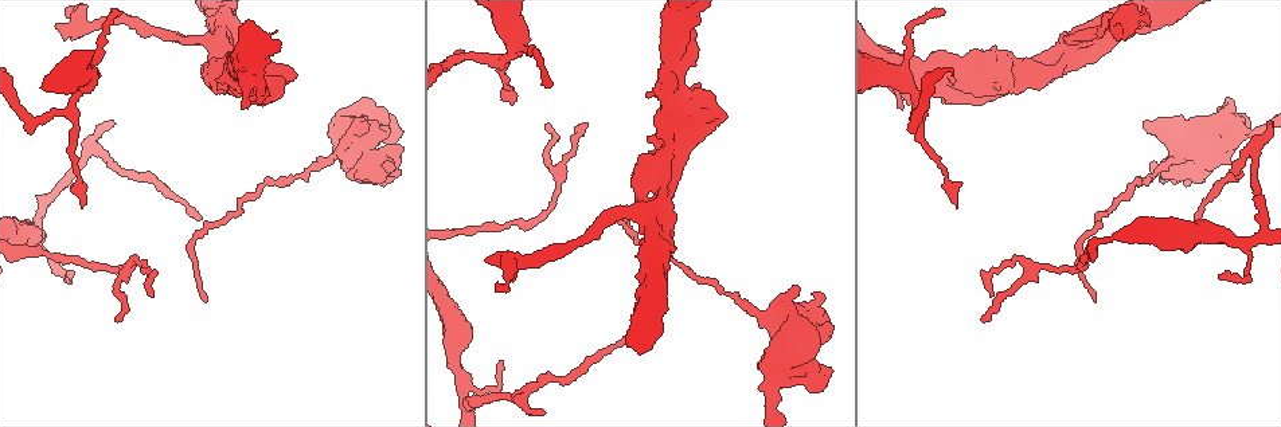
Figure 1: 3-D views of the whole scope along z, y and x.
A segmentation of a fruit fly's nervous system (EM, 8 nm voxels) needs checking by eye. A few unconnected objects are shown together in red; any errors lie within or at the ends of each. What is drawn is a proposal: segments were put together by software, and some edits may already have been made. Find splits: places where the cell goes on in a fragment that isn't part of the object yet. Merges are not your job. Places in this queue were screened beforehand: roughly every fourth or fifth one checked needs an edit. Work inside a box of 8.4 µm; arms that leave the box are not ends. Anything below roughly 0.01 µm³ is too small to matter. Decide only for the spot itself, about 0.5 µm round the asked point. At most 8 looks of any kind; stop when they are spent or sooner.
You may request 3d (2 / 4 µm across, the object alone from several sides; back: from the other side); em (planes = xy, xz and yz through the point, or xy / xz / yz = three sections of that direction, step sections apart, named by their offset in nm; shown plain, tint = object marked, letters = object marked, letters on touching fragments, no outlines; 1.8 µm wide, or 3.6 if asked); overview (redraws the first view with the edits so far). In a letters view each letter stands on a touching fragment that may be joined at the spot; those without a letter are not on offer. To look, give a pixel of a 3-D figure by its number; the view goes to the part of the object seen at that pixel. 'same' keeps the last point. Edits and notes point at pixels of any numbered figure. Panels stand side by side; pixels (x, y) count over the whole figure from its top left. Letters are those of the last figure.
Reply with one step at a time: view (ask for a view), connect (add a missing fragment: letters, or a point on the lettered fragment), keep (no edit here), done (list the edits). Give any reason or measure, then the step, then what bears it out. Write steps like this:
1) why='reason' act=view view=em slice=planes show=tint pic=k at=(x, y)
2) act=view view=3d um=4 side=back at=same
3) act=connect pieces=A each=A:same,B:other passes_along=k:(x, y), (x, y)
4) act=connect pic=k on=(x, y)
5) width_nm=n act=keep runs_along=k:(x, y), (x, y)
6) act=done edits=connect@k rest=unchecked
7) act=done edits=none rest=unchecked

why='stops while still wide' act=view view=em slice=planes show=letters pic=1 at=(726, 118)

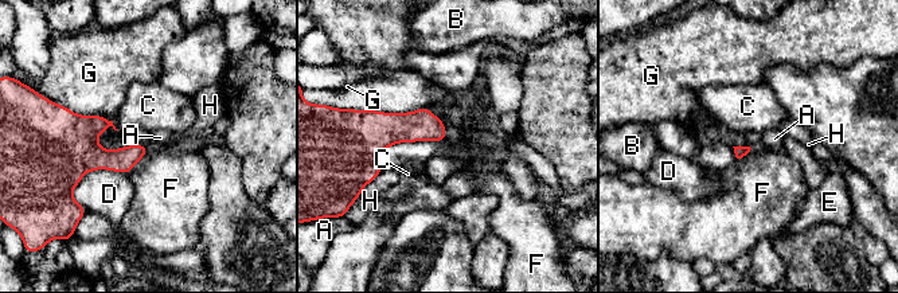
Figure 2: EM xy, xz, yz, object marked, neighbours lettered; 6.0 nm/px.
act=keep each=A:other,B:other,C:other,D:other,E:other,F:other,G:other,H:other border=2:(149, 148), (128, 174) found='no lettered fragment goes on from it'

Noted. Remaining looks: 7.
why='free end' act=view view=em slice=planes show=letters pic=1 at=(637, 198)

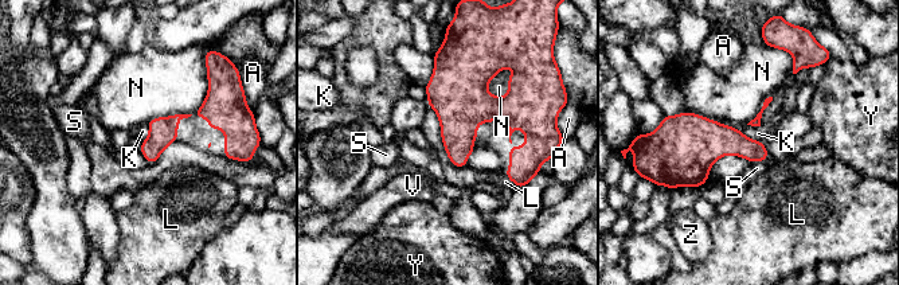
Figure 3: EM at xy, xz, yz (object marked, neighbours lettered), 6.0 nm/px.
longest_contact=N:480nm act=keep each=A:other,K:other,L:other,N:other,S:other,V:other,Y:other,Z:other border=3:(714, 120), (735, 127), (761, 141) found='no lettered fragment goes on from it'

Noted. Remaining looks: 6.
why='abrupt turn' act=view view=3d um=4 pic=1 at=(916, 122)

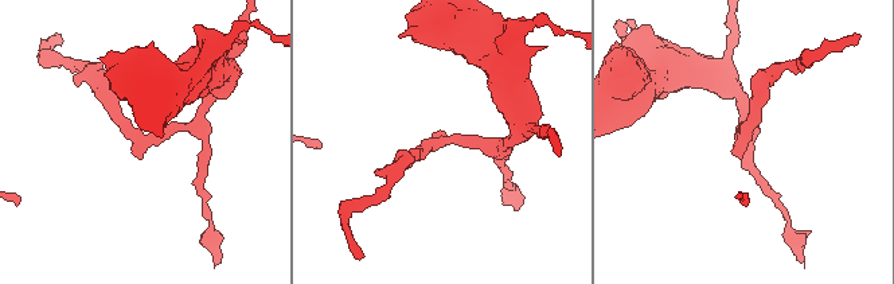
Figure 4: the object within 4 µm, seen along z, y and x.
act=view view=em slice=xy step=8 show=tint pic=4 at=(136, 141)

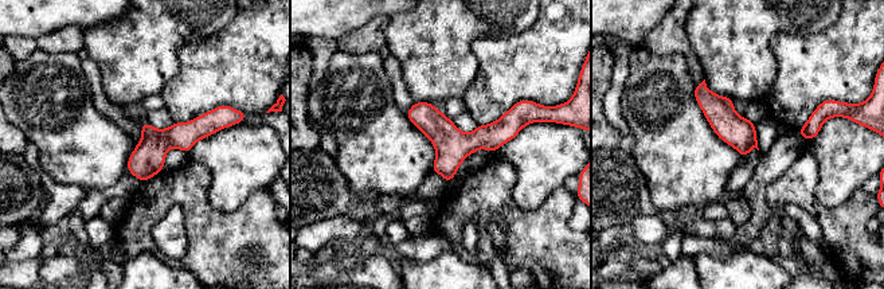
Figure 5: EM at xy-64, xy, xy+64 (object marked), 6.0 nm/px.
act=view view=em slice=planes show=letters at=same

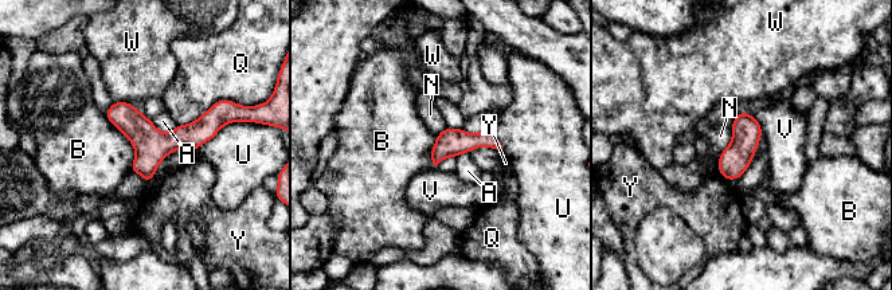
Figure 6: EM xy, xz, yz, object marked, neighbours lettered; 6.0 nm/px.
arm_widths_nm=190,220 act=keep each=A:other,B:other,N:other,Q:other,U:other,V:other,W:other,Y:other found='none of them fits'

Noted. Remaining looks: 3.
act=done edits=none rest=unchecked

